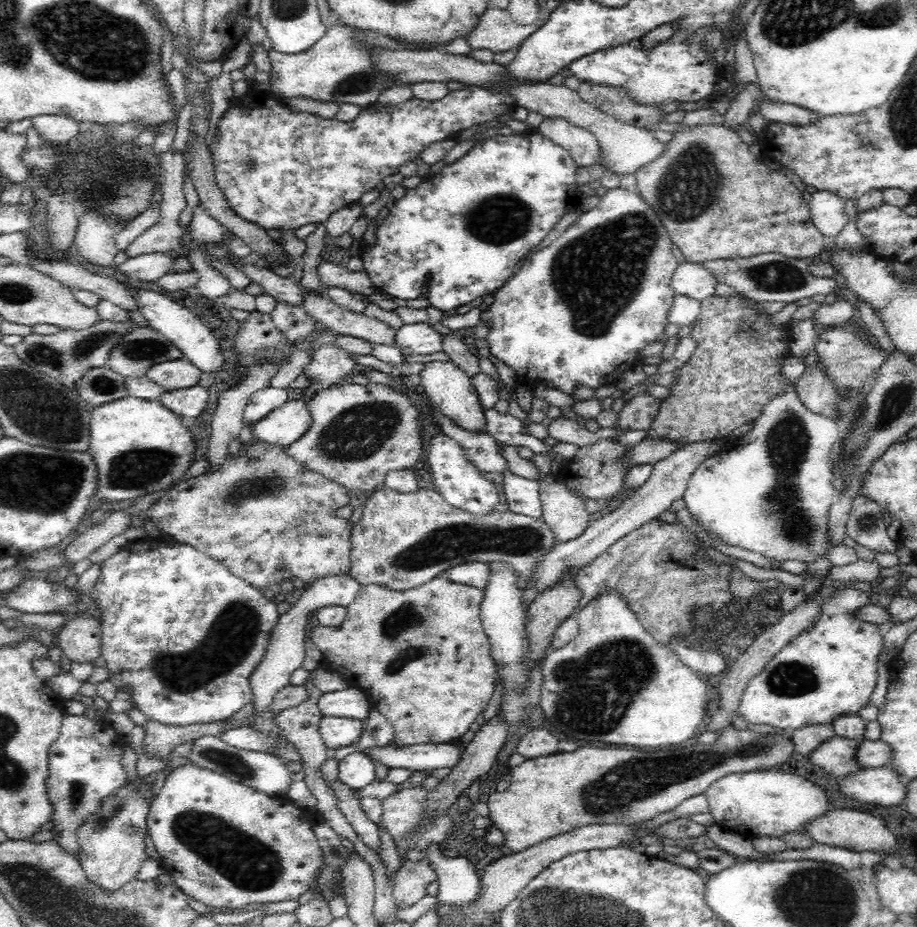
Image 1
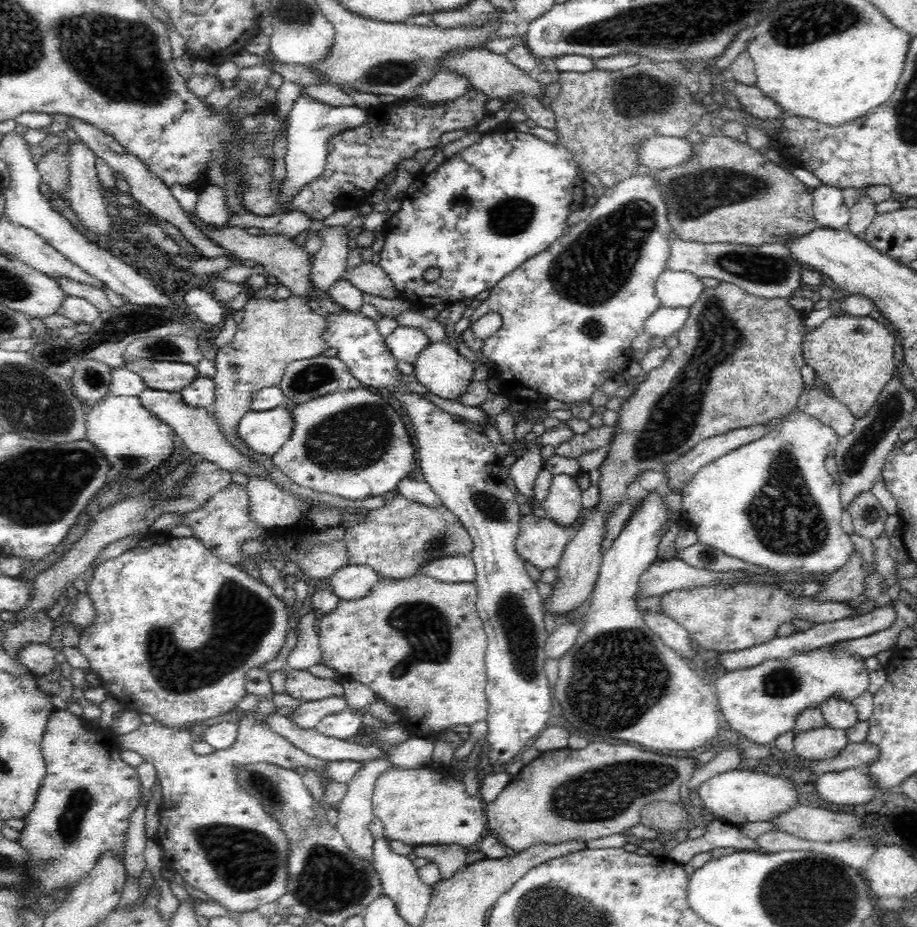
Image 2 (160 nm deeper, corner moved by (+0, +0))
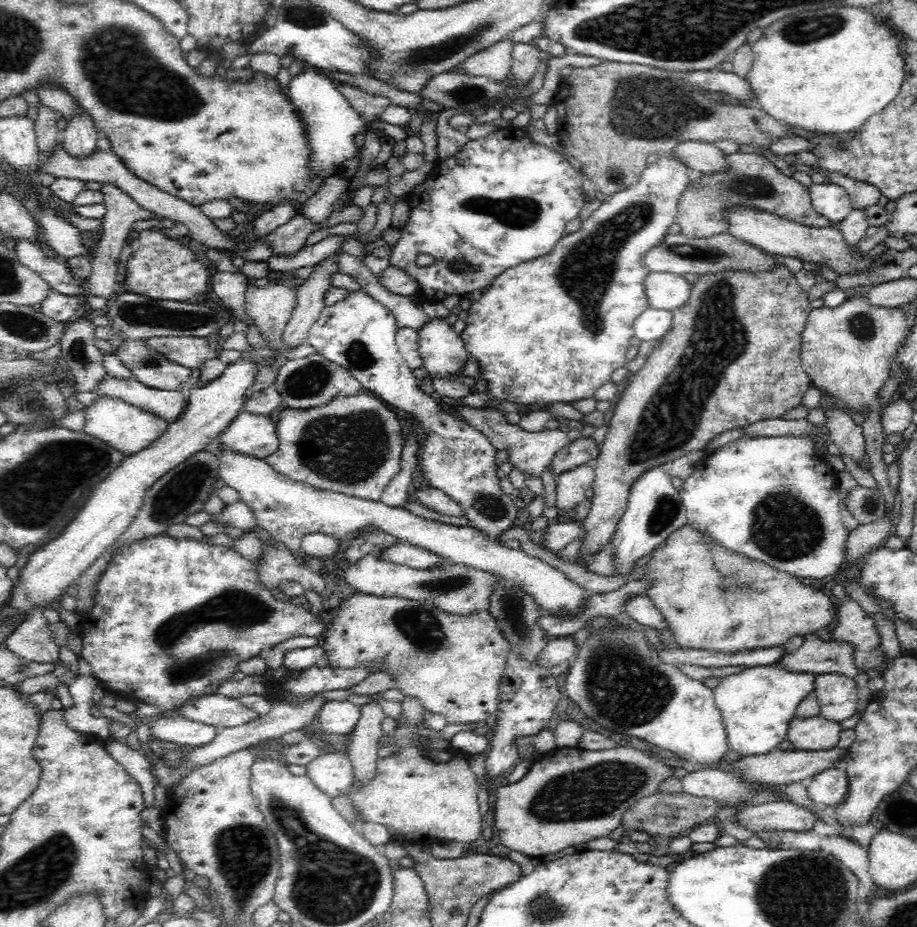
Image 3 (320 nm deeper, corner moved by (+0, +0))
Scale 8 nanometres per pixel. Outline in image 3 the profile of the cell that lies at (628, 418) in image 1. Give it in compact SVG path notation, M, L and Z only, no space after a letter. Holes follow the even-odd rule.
M592 437L577 439L569 442L568 446L561 448L552 459L550 472L558 478L559 474L572 470L574 467L586 464L596 459L598 447Z

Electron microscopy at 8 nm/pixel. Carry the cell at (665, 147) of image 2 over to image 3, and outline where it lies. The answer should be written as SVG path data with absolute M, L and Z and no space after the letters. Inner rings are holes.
M689 140L681 142L672 151L680 162L697 174L721 173L729 167L729 155L724 154L714 143Z

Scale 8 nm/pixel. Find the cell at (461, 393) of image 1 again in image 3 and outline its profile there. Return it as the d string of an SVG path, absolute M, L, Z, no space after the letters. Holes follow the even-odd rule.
M429 319L417 330L423 366L432 378L447 379L466 362L468 353L461 334L446 319Z

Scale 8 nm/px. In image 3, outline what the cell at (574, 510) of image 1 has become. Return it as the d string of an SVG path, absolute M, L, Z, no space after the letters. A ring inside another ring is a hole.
M583 464L567 470L555 478L556 483L556 506L561 513L569 513L584 499L589 490L593 488L595 469Z

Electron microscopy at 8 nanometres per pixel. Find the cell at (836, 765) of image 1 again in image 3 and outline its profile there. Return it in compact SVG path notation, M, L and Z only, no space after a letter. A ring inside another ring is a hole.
M821 715L811 718L790 720L787 740L795 750L816 751L832 749L839 740L841 728L838 722L827 720Z

